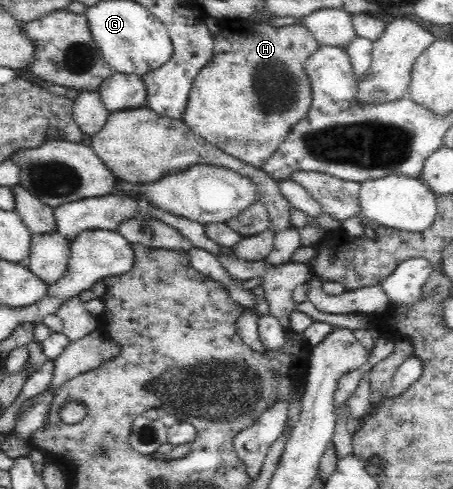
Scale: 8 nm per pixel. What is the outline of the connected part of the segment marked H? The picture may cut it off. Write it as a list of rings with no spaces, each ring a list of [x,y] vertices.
[[[251,19],[235,20],[233,28],[226,29],[220,35],[214,38],[213,57],[204,65],[204,68],[196,75],[191,91],[189,92],[186,110],[184,111],[183,121],[196,133],[205,138],[210,144],[223,150],[238,160],[242,160],[261,168],[265,160],[272,156],[276,149],[286,140],[291,128],[302,120],[310,110],[313,99],[312,83],[310,83],[309,74],[306,72],[305,64],[307,60],[318,50],[320,44],[312,36],[312,33],[303,23],[294,23],[282,27],[270,27],[268,23],[252,22]]]

